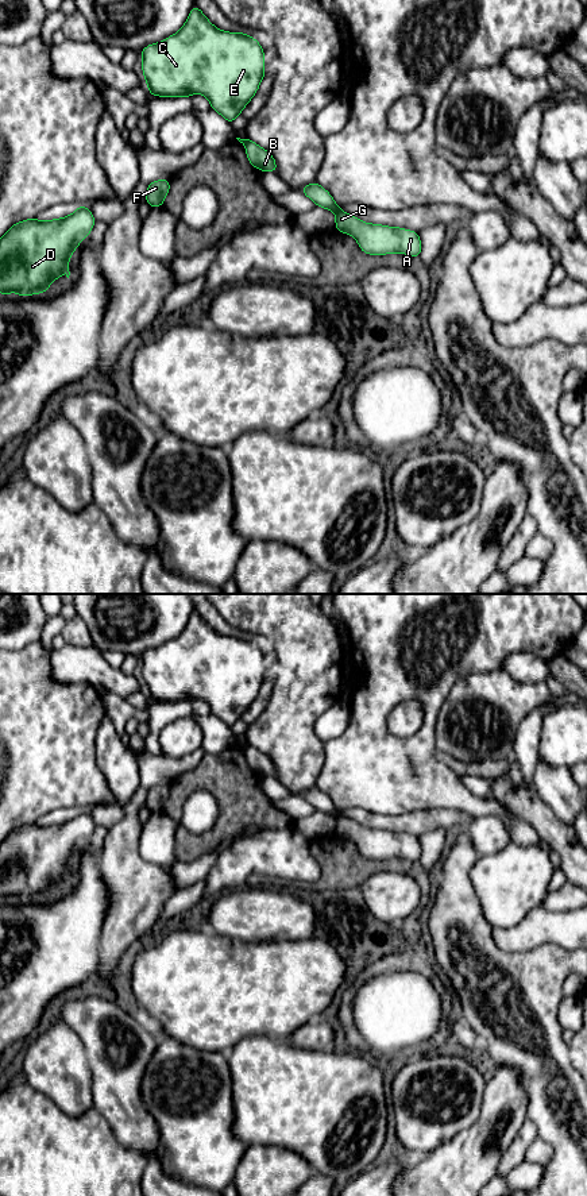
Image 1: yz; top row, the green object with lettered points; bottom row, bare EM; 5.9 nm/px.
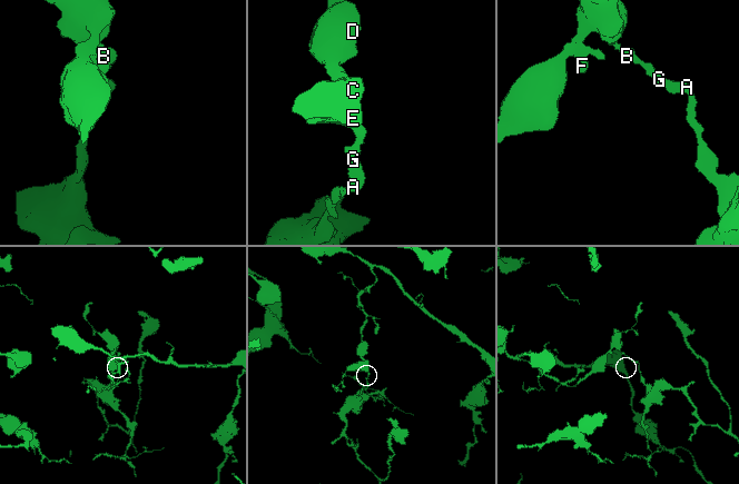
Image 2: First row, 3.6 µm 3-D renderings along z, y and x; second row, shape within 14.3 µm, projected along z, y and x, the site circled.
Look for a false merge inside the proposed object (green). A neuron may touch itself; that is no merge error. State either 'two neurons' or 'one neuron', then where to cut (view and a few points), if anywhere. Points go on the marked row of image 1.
two neurons; cut yz (248, 139), (244, 145)

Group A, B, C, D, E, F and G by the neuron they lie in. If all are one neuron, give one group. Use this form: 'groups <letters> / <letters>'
groups A B G / C D E F

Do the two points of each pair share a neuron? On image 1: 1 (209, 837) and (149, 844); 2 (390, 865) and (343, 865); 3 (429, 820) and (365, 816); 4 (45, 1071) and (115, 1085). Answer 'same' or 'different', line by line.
1: different
2: same
3: same
4: different

